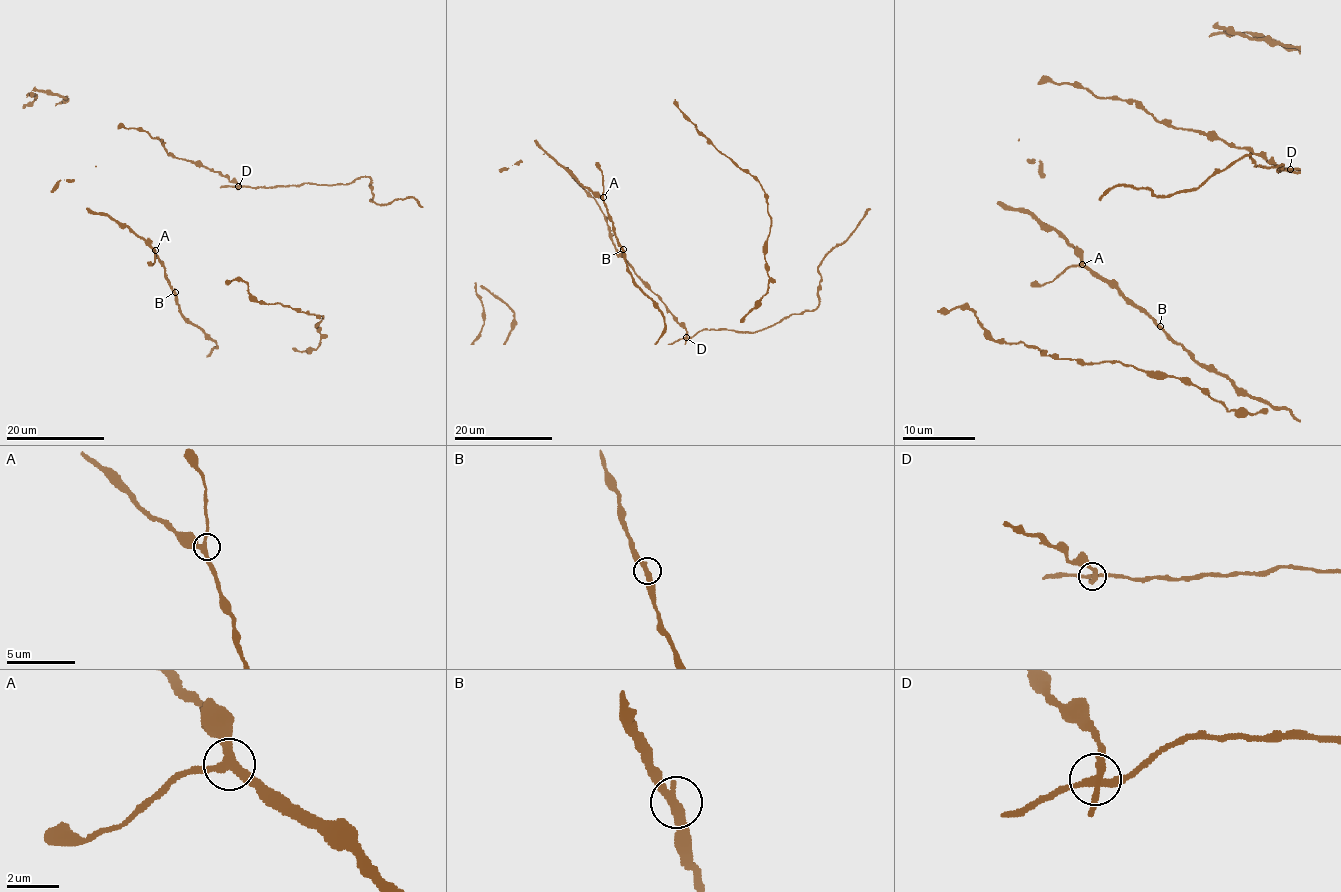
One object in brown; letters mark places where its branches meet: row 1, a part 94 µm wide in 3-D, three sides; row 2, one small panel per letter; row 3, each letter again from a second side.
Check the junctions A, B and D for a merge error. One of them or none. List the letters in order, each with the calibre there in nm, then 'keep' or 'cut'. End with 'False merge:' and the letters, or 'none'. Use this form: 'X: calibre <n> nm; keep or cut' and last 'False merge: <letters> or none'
A: calibre 320 nm; keep
B: calibre 340 nm; keep
D: calibre 300 nm; cut
False merge: D

